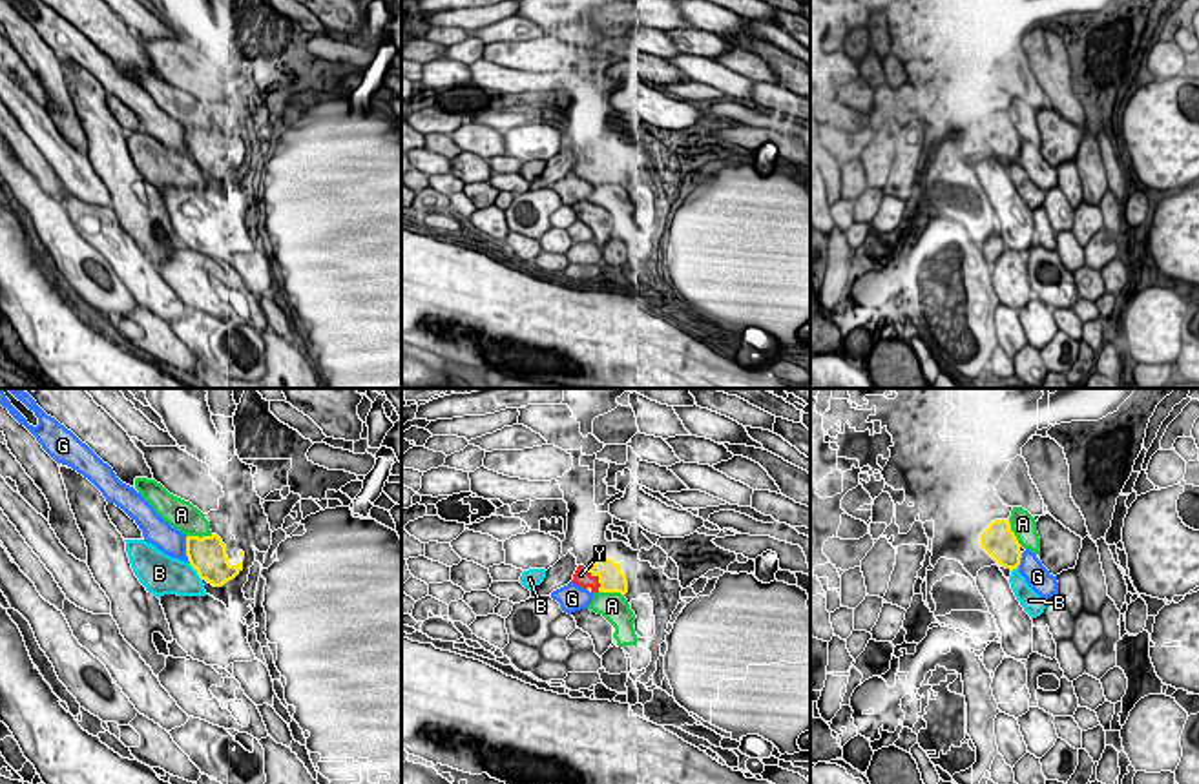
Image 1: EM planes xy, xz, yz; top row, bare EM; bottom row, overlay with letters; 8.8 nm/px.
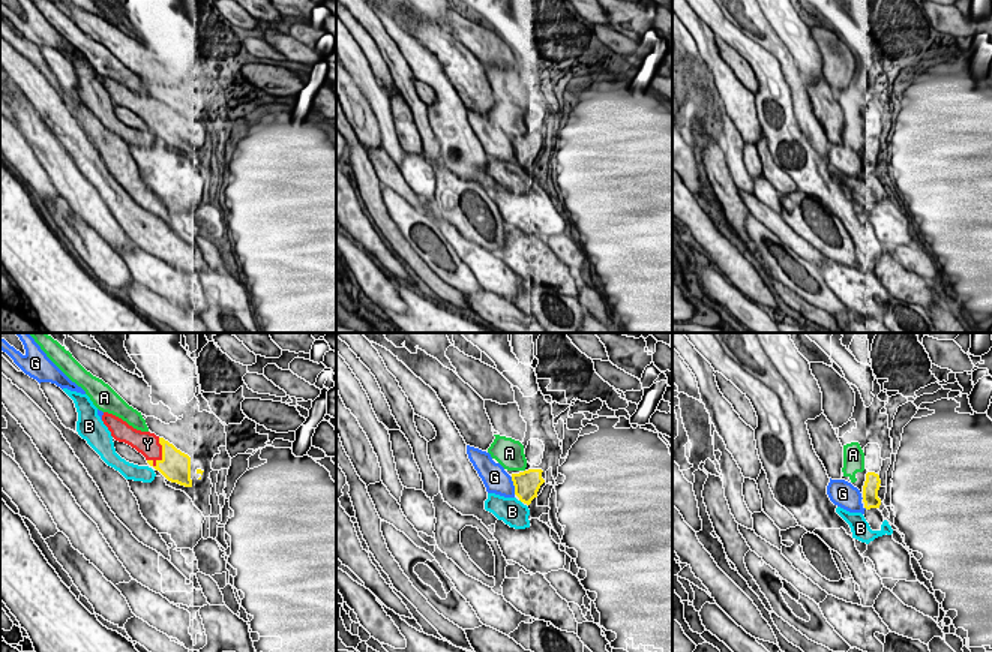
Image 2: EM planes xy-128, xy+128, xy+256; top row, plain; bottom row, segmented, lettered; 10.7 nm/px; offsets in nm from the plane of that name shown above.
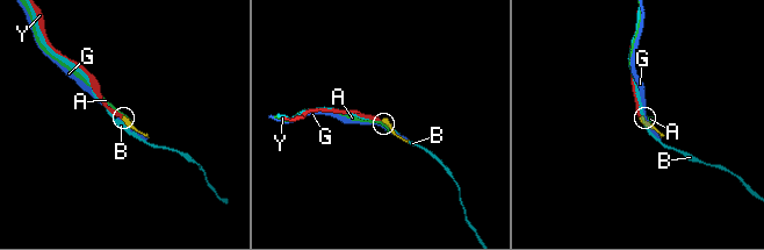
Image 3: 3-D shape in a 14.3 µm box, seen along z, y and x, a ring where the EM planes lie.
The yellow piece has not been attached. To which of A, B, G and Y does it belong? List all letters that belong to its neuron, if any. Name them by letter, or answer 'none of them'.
Y

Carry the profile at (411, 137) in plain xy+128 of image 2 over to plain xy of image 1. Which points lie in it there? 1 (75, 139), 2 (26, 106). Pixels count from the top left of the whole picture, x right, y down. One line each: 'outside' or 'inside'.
1: inside
2: outside

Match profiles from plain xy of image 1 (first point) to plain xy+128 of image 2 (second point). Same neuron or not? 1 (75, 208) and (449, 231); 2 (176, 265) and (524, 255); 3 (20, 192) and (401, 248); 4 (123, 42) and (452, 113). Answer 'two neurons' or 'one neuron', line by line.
1: one neuron
2: one neuron
3: two neurons
4: two neurons

